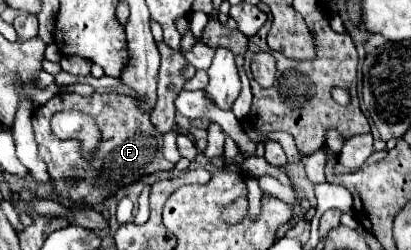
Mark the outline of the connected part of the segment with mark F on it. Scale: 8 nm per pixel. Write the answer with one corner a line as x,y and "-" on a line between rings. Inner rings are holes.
57,93
45,105
33,111
33,131
39,147
39,157
47,163
47,173
53,183
53,191
57,197
69,199
73,205
87,201
87,207
101,207
111,199
119,189
139,181
145,175
153,175
159,171
175,169
175,163
167,161
161,153
163,135
157,133
157,127
151,123
151,111
143,111
139,107
137,97
119,95
119,93
95,93
93,97
81,97
77,93
-
65,109
87,111
93,117
101,131
101,143
93,157
83,155
83,145
77,139
61,141
51,133
49,121
51,115

